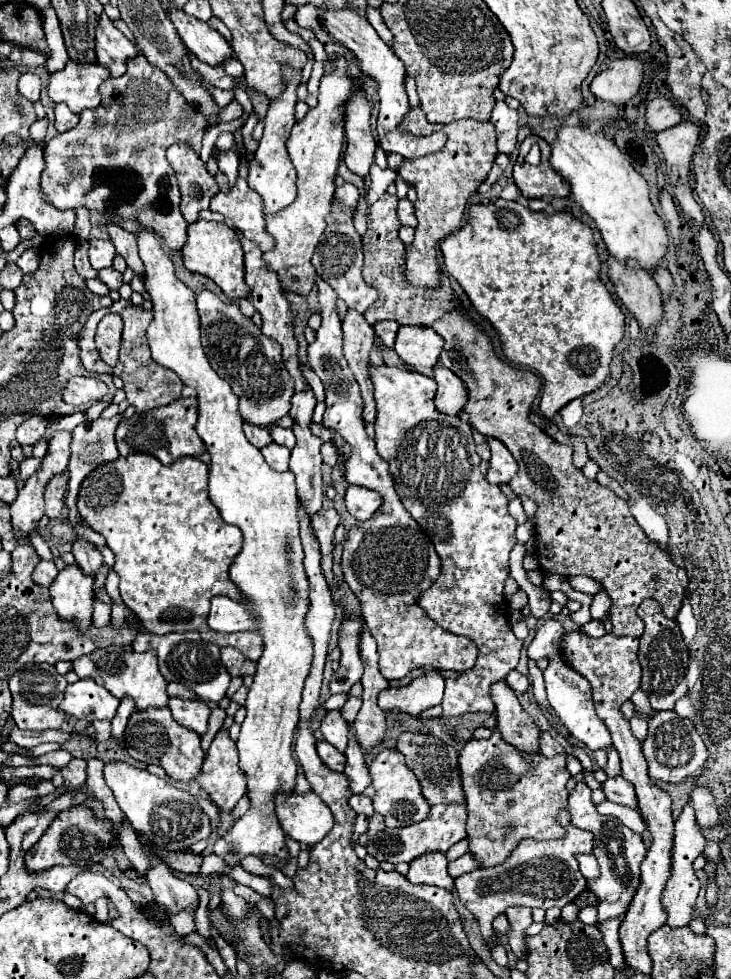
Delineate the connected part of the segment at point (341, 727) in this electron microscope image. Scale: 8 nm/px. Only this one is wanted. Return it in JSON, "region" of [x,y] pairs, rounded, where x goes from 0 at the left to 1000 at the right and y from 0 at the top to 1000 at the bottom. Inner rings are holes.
{"region":[[[462,725],[446,727],[440,740],[438,740],[438,748],[443,750],[443,754],[465,768],[473,766],[476,762],[476,748],[479,748],[479,740],[465,731]]]}

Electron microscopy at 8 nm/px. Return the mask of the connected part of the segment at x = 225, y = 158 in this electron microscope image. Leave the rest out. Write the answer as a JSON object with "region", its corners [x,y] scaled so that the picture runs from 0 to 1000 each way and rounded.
{"region":[[[295,153],[298,155],[298,172],[309,178],[315,190],[320,190],[323,182],[326,182],[326,157],[320,153]]]}

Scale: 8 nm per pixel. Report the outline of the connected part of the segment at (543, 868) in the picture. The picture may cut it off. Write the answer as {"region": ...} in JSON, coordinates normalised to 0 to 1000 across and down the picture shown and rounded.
{"region":[[[777,842],[777,846],[772,848],[774,852],[763,858],[720,856],[700,868],[689,883],[681,883],[676,887],[654,887],[621,899],[629,921],[648,934],[662,958],[673,956],[673,940],[695,925],[722,925],[744,930],[755,925],[769,927],[802,907],[802,899],[791,887],[785,872],[810,870],[810,852],[782,842]]]}

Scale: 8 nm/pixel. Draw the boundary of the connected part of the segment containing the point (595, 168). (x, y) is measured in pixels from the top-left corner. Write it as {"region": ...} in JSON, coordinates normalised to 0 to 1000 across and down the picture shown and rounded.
{"region":[[[769,129],[763,133],[763,143],[755,147],[752,168],[772,180],[774,186],[780,186],[785,204],[815,227],[837,261],[848,268],[867,264],[886,278],[892,278],[897,270],[906,270],[914,253],[914,241],[906,223],[895,217],[889,206],[886,188],[829,135],[821,133],[810,137],[804,129]]]}

